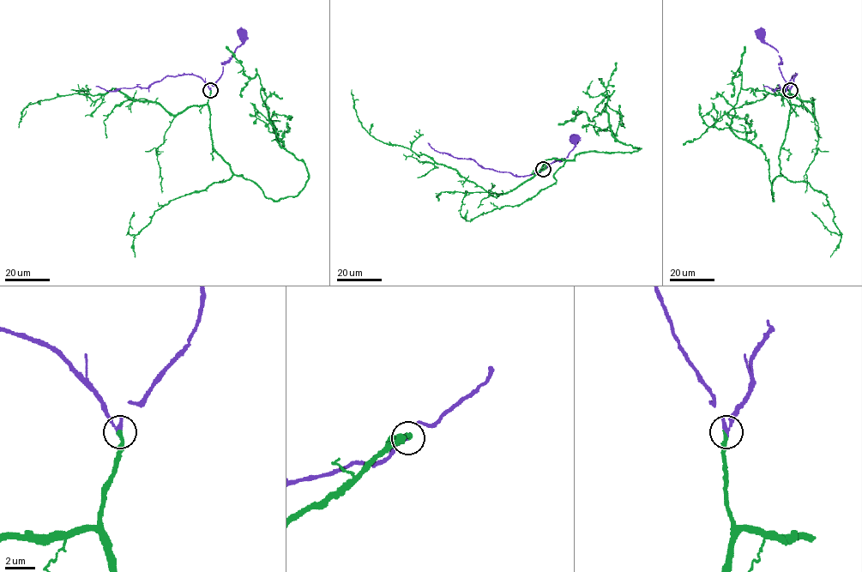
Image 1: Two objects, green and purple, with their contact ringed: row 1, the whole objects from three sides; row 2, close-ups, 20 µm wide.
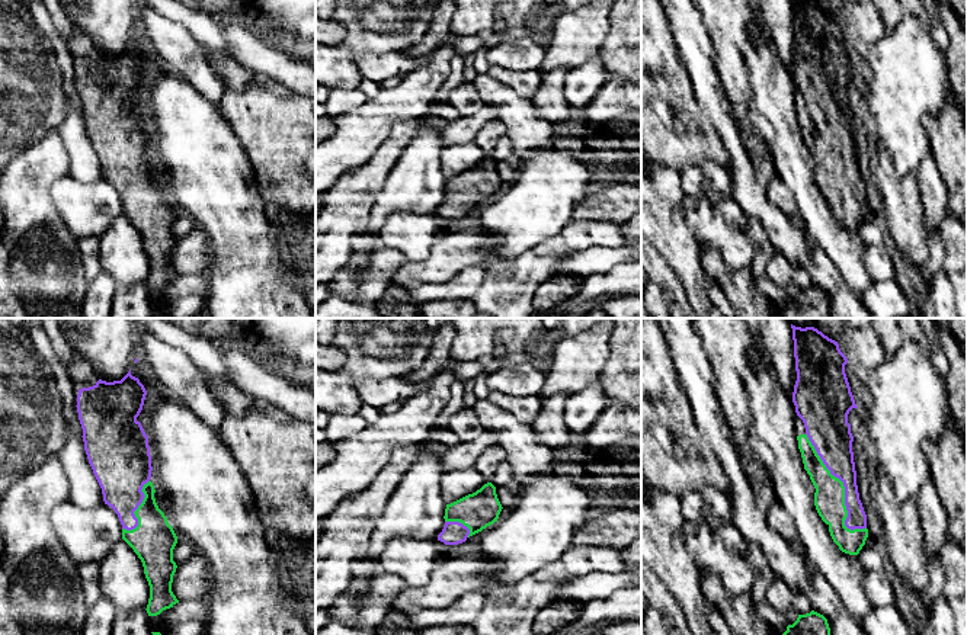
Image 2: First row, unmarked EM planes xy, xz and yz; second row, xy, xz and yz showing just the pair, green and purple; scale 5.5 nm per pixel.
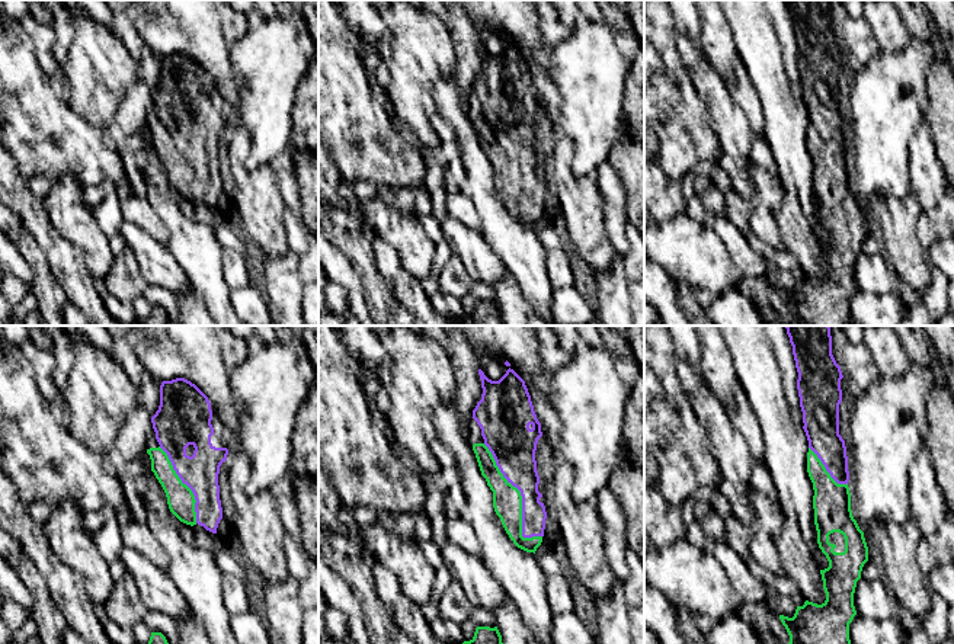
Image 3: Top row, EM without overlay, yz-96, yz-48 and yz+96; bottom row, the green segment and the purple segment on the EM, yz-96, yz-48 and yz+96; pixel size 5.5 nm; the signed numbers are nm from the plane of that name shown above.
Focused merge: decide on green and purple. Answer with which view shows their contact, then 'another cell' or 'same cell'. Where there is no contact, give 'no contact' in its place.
meets green in yz; same cell

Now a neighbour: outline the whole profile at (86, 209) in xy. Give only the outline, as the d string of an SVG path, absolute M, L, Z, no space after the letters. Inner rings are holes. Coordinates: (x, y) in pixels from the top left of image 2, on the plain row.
M68 174L57 180L49 193L54 205L76 238L102 235L122 214L122 199L108 179L83 183Z

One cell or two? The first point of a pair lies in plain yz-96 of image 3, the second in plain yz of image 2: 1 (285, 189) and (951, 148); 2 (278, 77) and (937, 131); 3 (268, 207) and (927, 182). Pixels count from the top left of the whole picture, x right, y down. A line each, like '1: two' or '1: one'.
1: two
2: two
3: two

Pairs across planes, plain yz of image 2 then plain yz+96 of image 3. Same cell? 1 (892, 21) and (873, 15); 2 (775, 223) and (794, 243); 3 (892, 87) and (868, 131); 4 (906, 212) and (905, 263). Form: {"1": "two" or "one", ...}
{"1": "one", "2": "two", "3": "one", "4": "one"}

